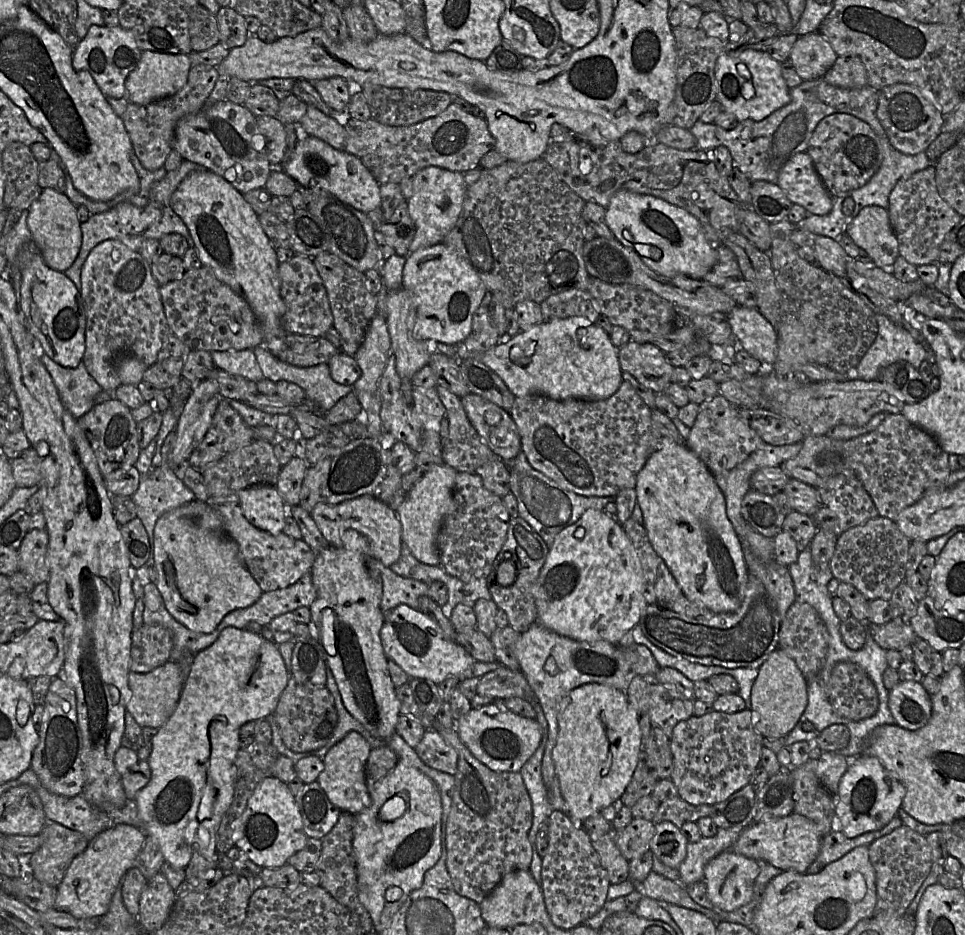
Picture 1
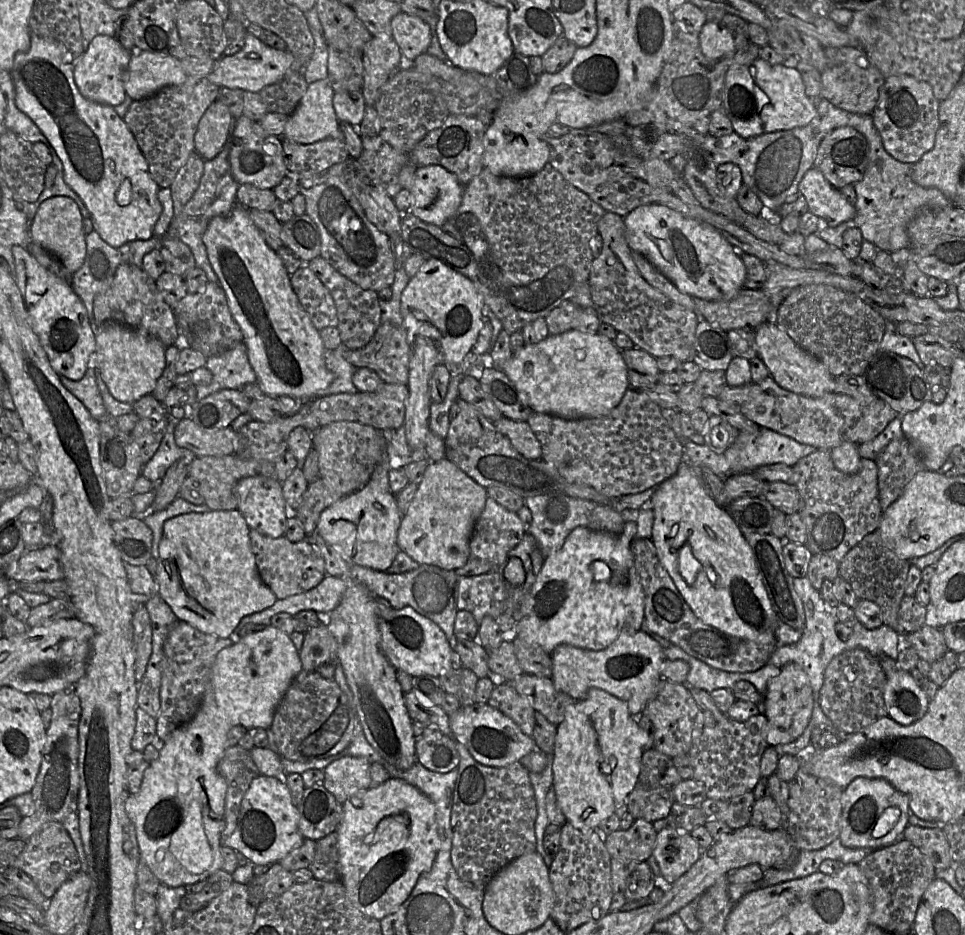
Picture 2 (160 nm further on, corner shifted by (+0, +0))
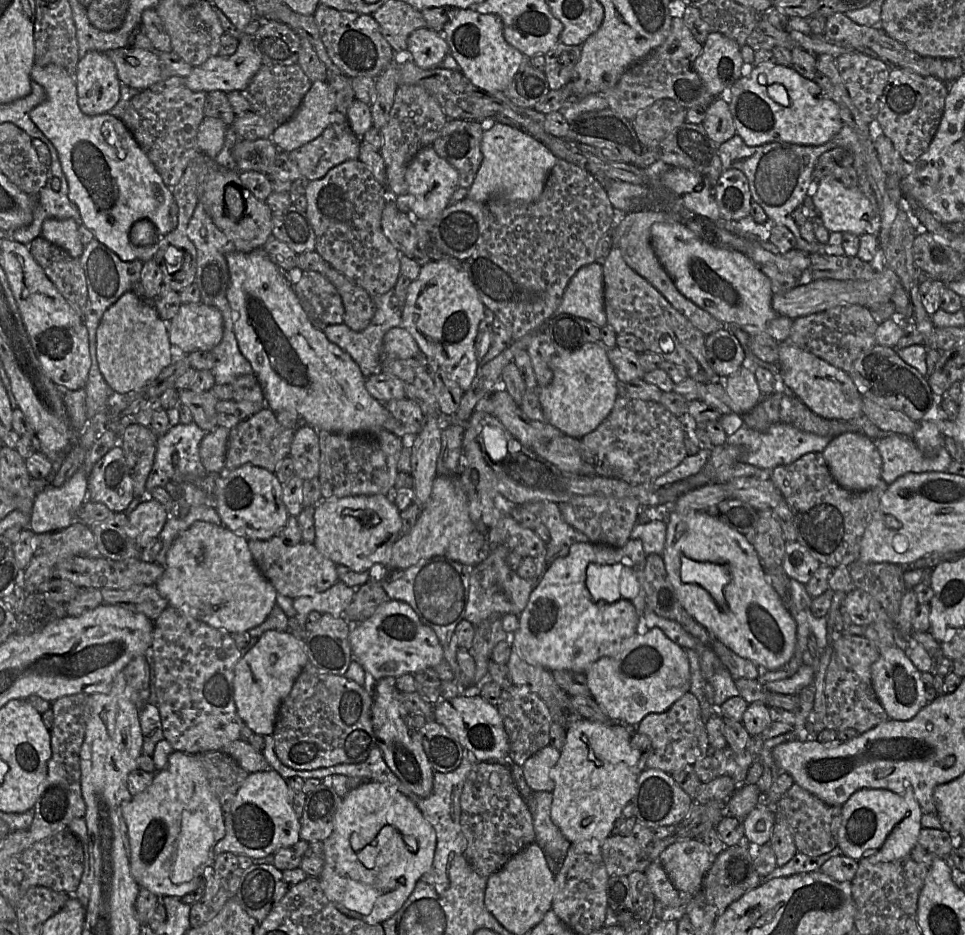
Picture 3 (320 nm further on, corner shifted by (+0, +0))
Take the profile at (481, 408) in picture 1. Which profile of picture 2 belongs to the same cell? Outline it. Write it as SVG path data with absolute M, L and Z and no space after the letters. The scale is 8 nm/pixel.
M502 416L493 423L503 435L509 438L518 453L530 460L541 460L541 444L527 422Z

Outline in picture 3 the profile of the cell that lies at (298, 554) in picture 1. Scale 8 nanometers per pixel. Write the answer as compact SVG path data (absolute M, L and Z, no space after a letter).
M274 536L269 540L248 540L248 547L258 569L277 593L291 599L324 592L339 581L336 564L321 554L314 544L301 542L288 546Z

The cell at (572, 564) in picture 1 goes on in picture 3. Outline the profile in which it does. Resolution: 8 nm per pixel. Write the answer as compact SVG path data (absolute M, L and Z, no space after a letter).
M578 542L572 544L567 556L557 558L545 570L542 578L530 593L526 607L518 616L519 628L514 632L513 645L527 663L550 671L570 669L584 672L588 666L600 658L616 656L623 649L623 644L637 634L641 616L631 600L622 597L613 603L596 601L585 583L586 569L590 563L609 565L619 563L622 558L621 548L601 543Z

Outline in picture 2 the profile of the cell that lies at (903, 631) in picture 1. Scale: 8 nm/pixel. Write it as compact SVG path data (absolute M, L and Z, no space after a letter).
M926 624L918 631L906 634L906 643L915 649L921 659L930 663L942 658L948 650L941 628Z

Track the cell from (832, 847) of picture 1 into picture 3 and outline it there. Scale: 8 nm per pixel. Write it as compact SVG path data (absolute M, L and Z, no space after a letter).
M837 845L830 852L819 856L808 856L803 853L797 852L795 856L783 866L777 866L766 877L761 877L762 882L771 879L792 876L800 873L807 873L813 871L821 871L822 865L834 856L844 855L841 848Z

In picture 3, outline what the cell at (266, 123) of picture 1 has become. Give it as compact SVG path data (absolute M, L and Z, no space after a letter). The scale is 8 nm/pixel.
M336 110L333 114L333 121L320 136L302 147L288 152L288 157L298 166L307 181L319 180L331 168L348 160L358 160L360 143L361 139L353 133L346 114Z

